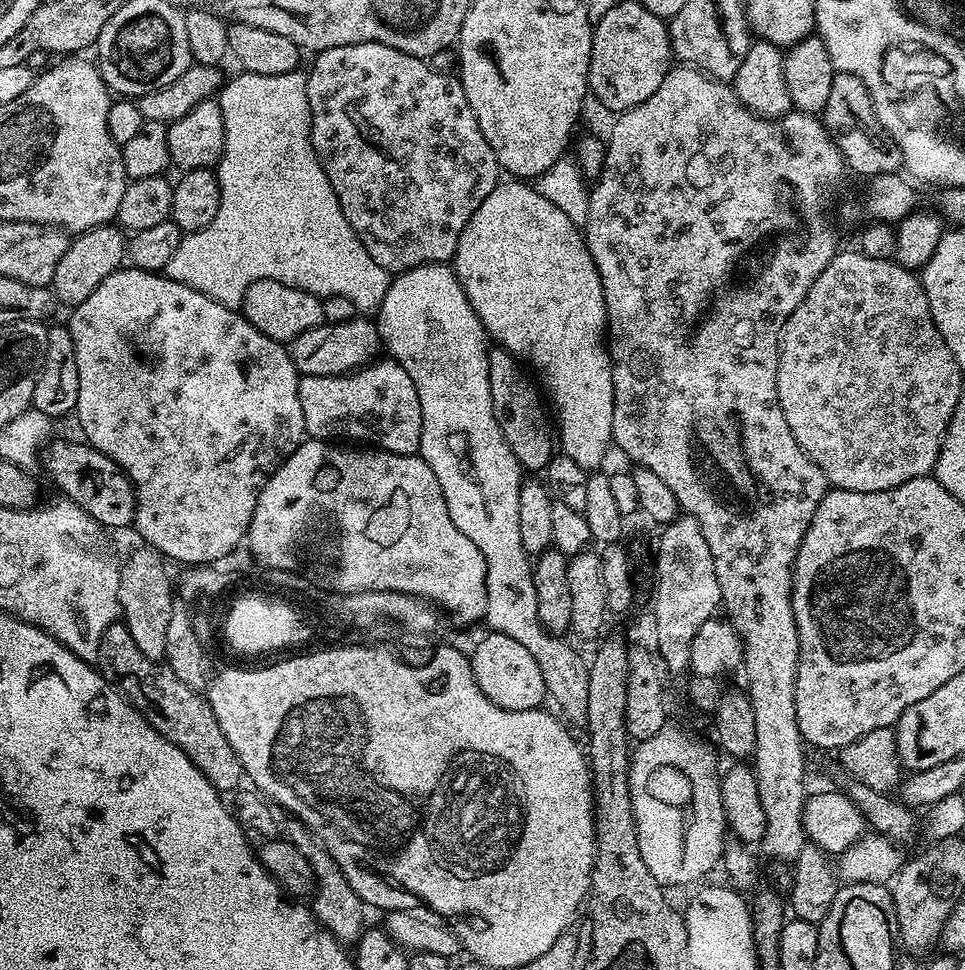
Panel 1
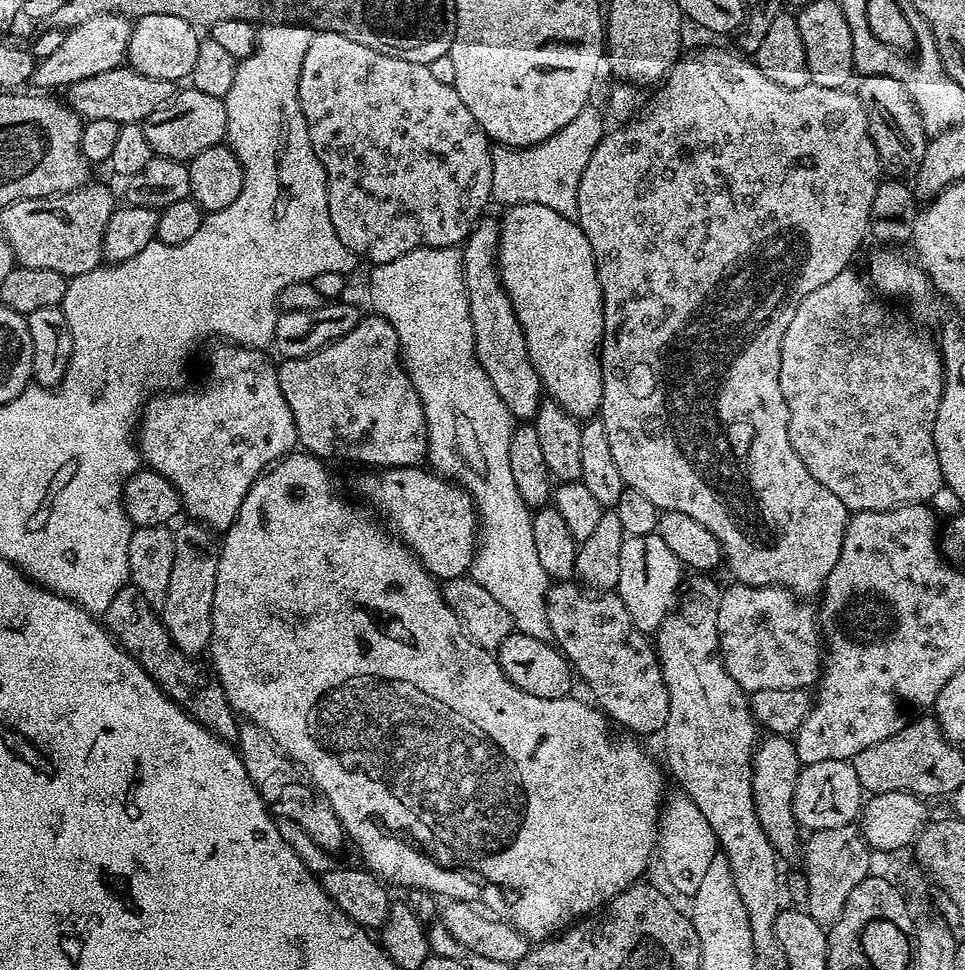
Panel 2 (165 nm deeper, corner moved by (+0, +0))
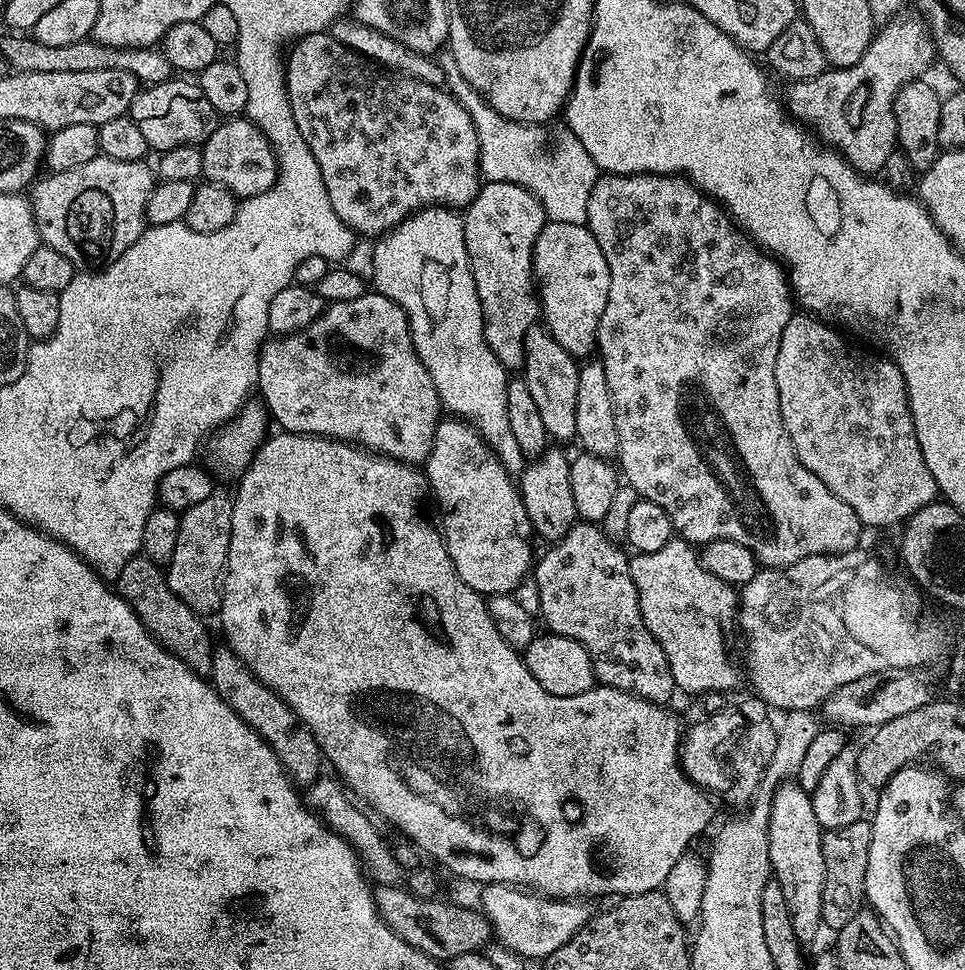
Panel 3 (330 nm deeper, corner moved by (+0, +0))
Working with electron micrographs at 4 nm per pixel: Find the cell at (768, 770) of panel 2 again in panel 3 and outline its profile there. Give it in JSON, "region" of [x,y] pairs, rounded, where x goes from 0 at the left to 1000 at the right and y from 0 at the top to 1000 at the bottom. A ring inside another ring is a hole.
{"region":[[[813,806],[804,813],[798,827],[796,844],[796,875],[800,890],[800,903],[810,913],[815,926],[815,938],[819,938],[819,951],[823,951],[823,963],[830,974],[837,973],[852,961],[852,913],[856,905],[856,889],[852,885],[852,857],[845,842],[841,822],[825,806]]]}

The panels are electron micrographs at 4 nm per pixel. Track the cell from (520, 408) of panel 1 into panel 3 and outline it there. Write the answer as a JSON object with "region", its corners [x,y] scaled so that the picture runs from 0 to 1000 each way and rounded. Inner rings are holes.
{"region":[[[528,188],[503,189],[497,199],[489,205],[481,224],[481,248],[487,270],[487,282],[491,282],[491,299],[495,299],[495,311],[499,311],[502,347],[504,357],[512,361],[512,369],[527,381],[543,378],[543,349],[548,338],[556,333],[561,325],[558,294],[551,279],[551,259],[555,242],[564,235],[566,224],[558,204],[536,190]]]}

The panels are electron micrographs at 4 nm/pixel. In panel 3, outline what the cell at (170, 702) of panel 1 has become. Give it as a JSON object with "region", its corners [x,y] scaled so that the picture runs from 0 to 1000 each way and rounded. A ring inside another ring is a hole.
{"region":[[[143,571],[126,584],[126,592],[118,600],[118,605],[124,614],[137,626],[139,633],[151,645],[153,653],[170,667],[173,672],[180,674],[197,691],[201,691],[206,697],[215,698],[220,691],[220,674],[222,663],[216,657],[211,648],[208,632],[197,629],[180,608],[176,608],[171,587],[161,581],[148,571]]]}

